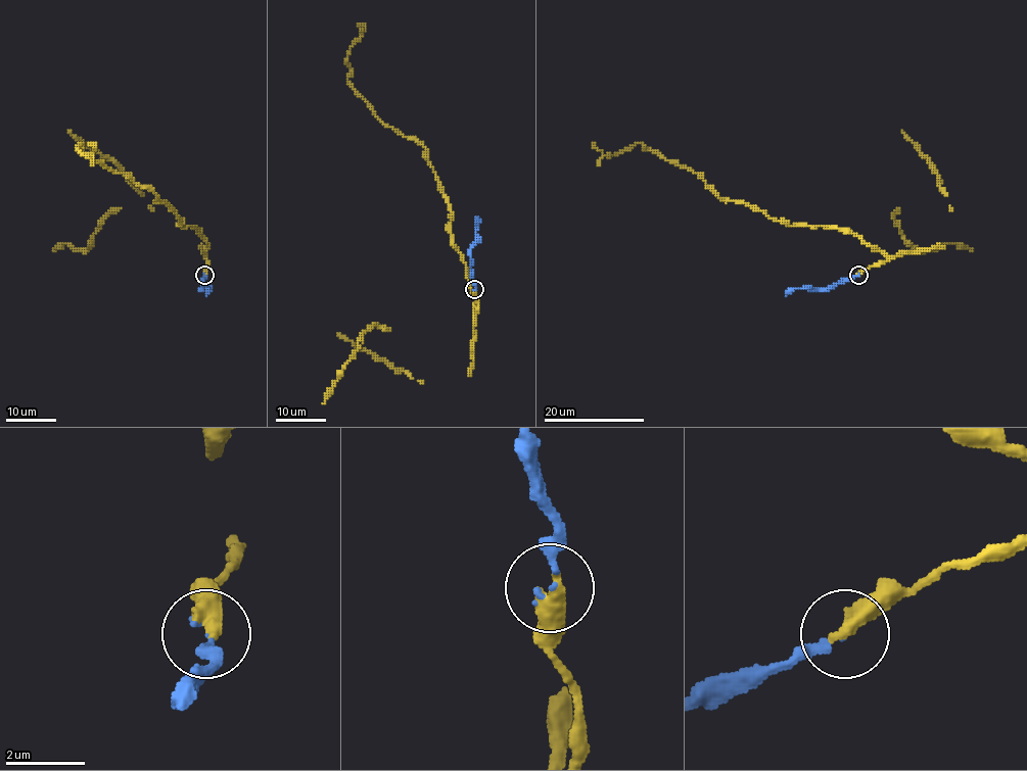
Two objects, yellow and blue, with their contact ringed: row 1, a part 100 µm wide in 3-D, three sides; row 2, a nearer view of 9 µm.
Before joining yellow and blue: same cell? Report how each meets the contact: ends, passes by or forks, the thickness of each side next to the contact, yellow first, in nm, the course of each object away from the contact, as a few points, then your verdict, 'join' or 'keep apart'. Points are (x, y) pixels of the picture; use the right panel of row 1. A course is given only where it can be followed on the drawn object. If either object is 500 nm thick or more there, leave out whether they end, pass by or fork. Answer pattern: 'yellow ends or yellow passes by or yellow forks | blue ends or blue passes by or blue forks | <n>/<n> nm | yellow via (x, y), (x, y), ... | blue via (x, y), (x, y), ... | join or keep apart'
yellow ends | blue ends | 480/150 nm | yellow via (858, 274), (887, 257), (854, 235), (787, 225), (725, 200), (695, 172), (641, 143), (613, 154), (593, 143) | blue via (858, 274), (826, 289), (795, 288), (785, 294) | join

